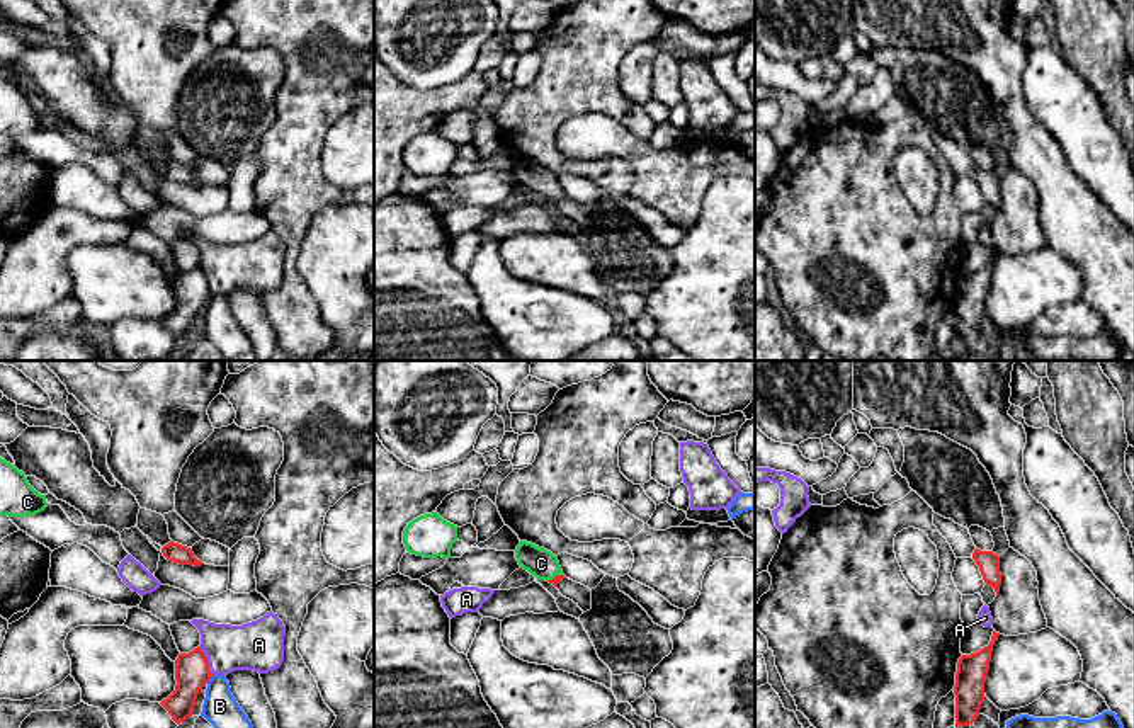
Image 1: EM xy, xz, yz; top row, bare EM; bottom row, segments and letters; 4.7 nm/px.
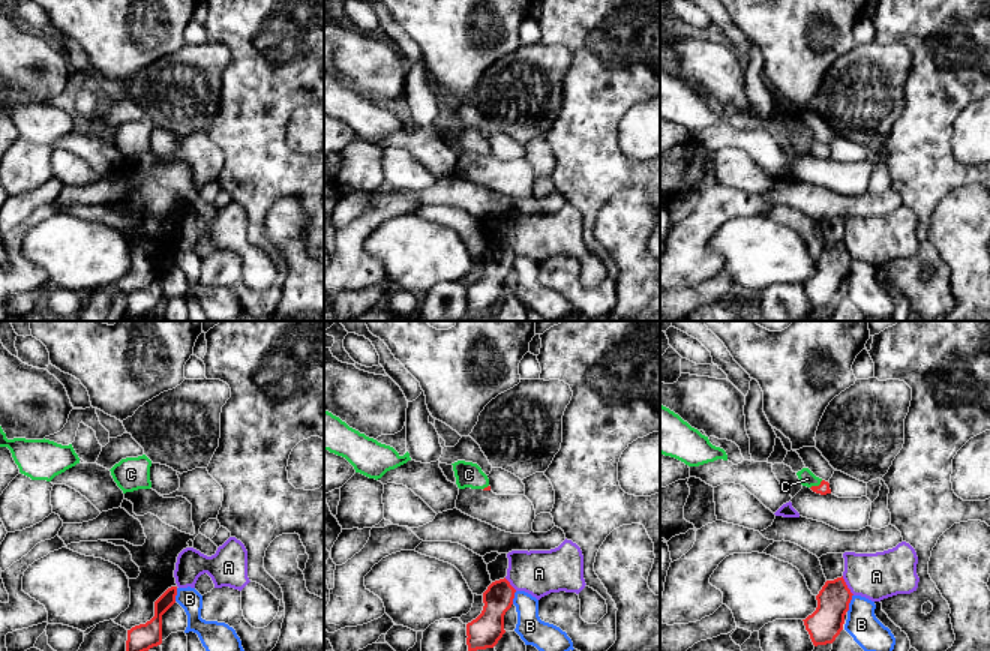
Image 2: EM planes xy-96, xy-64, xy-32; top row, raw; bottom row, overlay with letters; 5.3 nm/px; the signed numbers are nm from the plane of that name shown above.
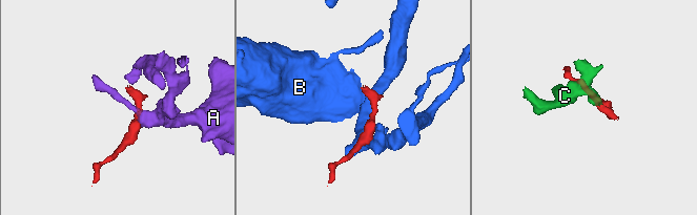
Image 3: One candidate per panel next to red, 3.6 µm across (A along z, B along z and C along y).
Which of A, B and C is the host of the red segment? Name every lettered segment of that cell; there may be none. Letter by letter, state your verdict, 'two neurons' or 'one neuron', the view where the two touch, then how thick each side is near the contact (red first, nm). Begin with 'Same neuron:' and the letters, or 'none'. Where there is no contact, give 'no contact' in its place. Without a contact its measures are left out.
Same neuron: C
A: two neurons; contact in xy; calibres 160 and 220 nm
B: two neurons; contact in xy; calibres 160 and 170 nm
C: one neuron; contact in xz; calibres 40 and 140 nm

